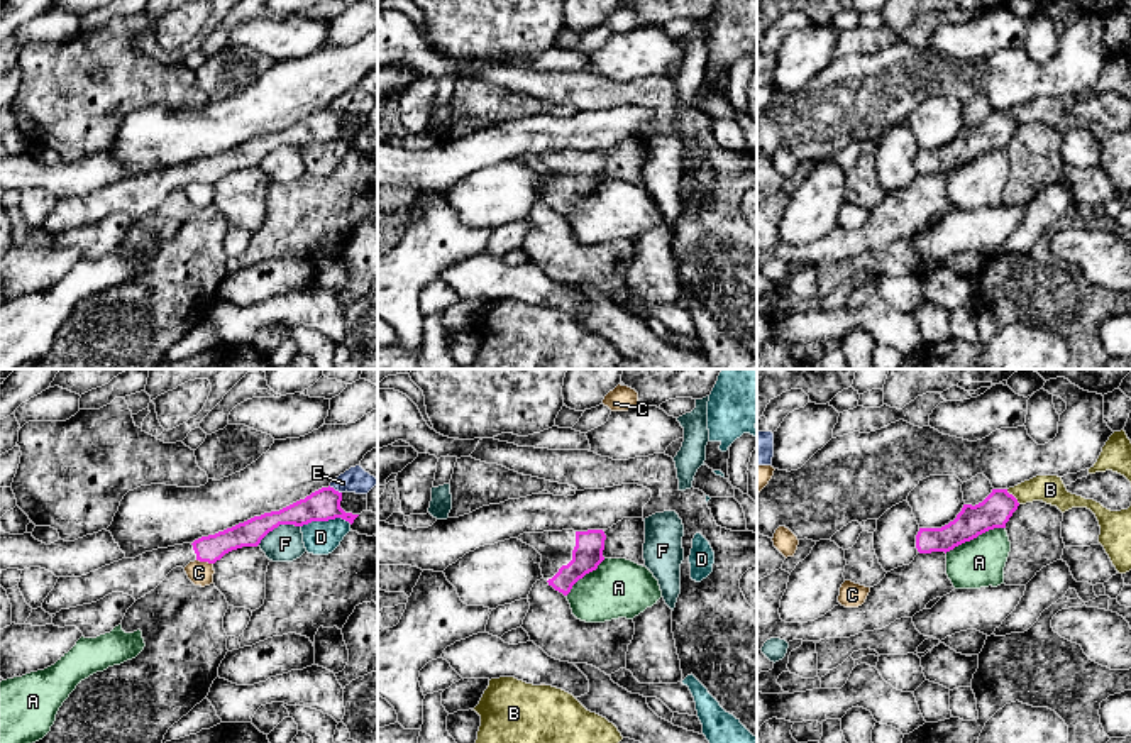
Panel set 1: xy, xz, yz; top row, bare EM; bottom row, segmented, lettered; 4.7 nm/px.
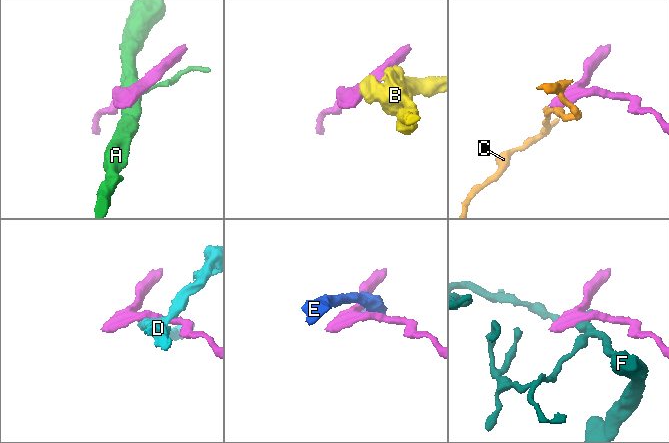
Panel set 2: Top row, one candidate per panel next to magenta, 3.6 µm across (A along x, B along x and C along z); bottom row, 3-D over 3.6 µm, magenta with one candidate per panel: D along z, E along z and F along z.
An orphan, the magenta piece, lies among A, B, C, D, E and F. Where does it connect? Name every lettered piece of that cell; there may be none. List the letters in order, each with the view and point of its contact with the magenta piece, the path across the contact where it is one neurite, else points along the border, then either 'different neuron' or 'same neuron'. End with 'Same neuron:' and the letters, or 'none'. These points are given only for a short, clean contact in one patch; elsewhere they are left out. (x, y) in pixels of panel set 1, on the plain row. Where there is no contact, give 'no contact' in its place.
A: meets magenta in yz at (974, 158); different neuron
B: meets magenta in yz at (1013, 117); border along yz (1006, 110), (1020, 124); different neuron
C: meets magenta in xy at (205, 181); border along xy (197, 180), (212, 185); different neuron
D: meets magenta in xy at (325, 141); border along xy (351, 144), (341, 139), (329, 139), (312, 141), (302, 148); different neuron
E: meets magenta in xy at (334, 110); border along xy (329, 107), (341, 114); different neuron
F: meets magenta in xy at (278, 146); border along xy (300, 146), (278, 146), (258, 165); different neuron
Same neuron: none

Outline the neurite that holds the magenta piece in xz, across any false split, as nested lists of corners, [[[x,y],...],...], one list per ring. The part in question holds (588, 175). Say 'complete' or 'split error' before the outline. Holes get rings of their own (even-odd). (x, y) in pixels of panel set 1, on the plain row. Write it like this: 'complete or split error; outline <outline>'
split error; outline [[[603,151],[523,154],[518,161],[542,176],[543,200],[564,217],[604,181],[606,156]]]

